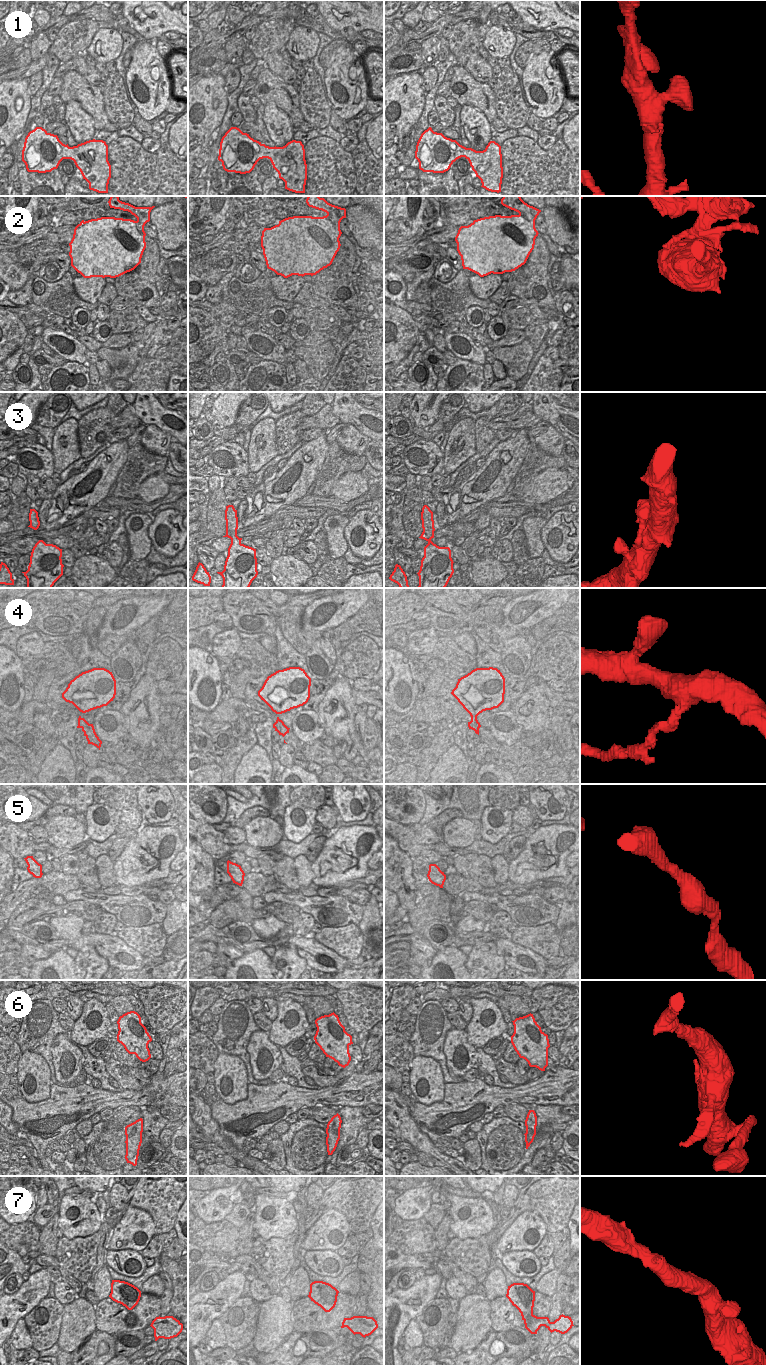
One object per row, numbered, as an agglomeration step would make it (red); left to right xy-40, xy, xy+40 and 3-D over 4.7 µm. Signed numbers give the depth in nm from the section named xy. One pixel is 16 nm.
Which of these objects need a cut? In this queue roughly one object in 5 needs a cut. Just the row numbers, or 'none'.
2, 4

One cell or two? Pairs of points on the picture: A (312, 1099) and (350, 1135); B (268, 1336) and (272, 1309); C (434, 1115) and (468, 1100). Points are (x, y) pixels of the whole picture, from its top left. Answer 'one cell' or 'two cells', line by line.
A: two cells
B: one cell
C: one cell

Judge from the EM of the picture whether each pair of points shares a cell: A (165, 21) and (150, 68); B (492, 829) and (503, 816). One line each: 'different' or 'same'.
A: different
B: same

